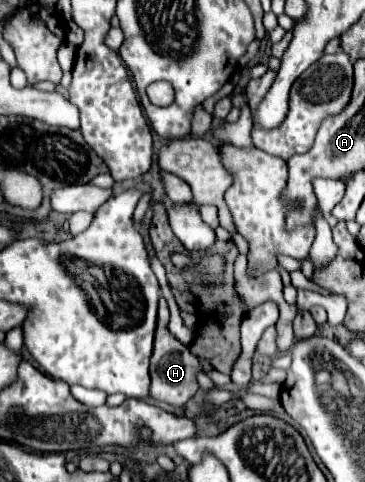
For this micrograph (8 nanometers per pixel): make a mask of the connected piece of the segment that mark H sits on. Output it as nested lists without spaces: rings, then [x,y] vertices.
[[[160,298],[158,305],[158,326],[156,326],[156,338],[154,338],[154,354],[150,360],[150,376],[152,376],[152,384],[150,384],[150,398],[172,404],[174,408],[182,408],[196,392],[198,392],[198,382],[196,382],[196,374],[202,370],[198,358],[182,344],[178,342],[170,332],[168,332],[168,318],[170,318],[170,310],[168,310],[168,302],[166,298]]]

